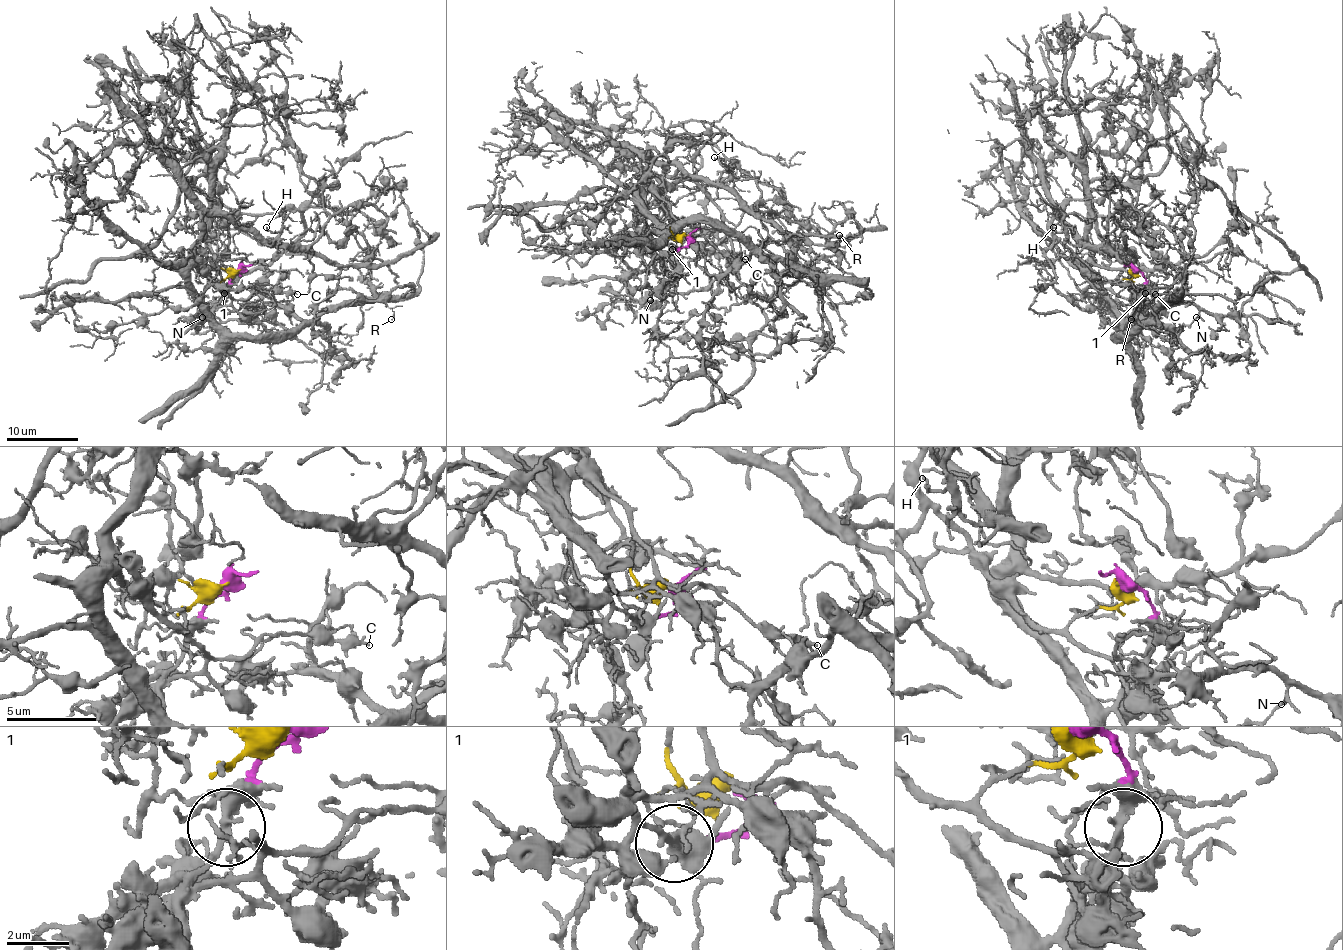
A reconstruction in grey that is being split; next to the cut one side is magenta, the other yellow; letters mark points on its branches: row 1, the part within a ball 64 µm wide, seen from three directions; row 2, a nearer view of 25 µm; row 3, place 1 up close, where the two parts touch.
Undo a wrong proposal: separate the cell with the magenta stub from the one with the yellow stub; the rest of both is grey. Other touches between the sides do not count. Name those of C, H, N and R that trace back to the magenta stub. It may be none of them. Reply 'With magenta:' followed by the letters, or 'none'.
With magenta: N

